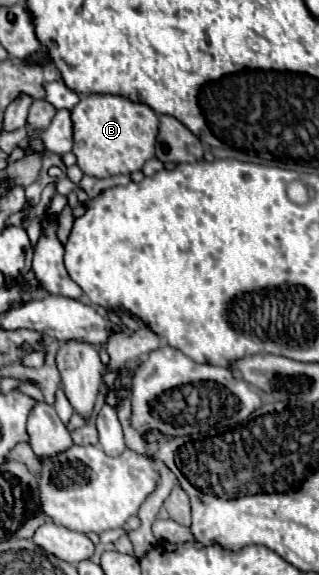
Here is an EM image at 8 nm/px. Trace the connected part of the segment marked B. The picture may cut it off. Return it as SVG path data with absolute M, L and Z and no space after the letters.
M82 95L80 103L72 109L74 123L74 155L78 157L78 165L84 175L90 177L112 177L112 175L130 175L140 171L142 165L154 157L154 145L158 135L158 115L142 103L132 103L118 95Z

